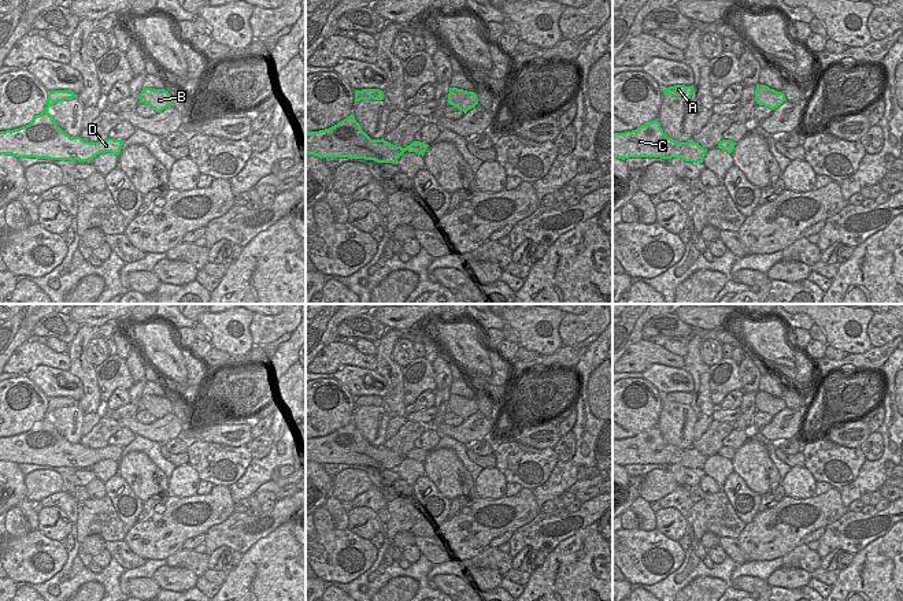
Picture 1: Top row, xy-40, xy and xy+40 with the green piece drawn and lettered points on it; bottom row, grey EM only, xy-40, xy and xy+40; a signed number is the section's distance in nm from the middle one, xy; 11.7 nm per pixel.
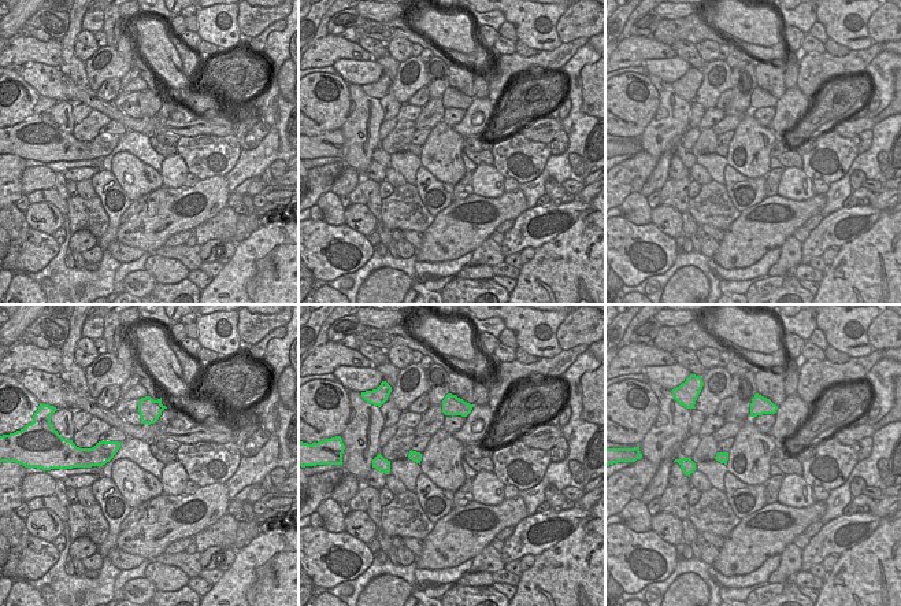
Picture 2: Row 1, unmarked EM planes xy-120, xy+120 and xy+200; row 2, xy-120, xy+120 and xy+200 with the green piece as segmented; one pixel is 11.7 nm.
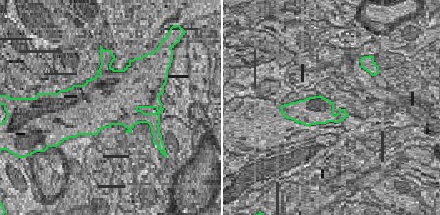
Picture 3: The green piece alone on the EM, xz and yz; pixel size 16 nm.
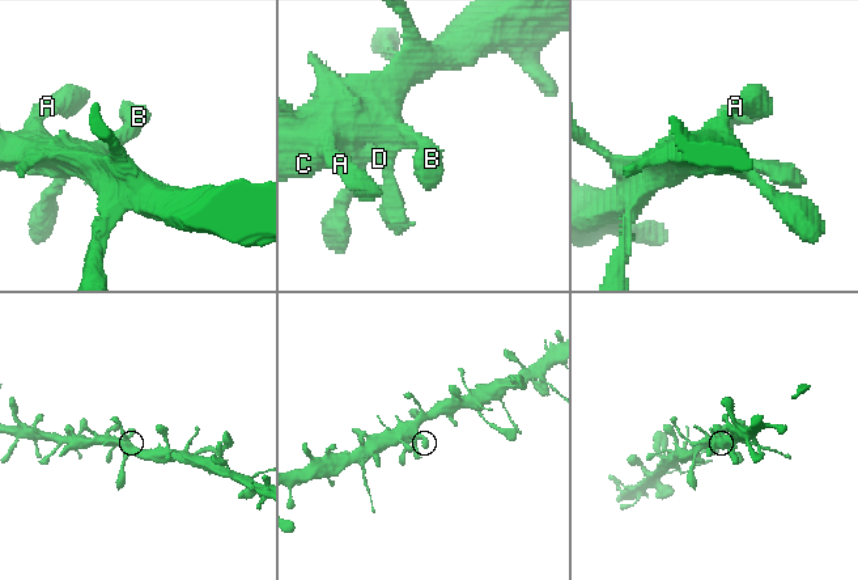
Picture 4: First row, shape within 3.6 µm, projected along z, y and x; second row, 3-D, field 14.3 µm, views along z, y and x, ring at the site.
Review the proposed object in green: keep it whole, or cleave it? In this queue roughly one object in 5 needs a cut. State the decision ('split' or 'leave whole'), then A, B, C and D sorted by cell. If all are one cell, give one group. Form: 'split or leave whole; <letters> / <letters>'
leave whole; A B C D

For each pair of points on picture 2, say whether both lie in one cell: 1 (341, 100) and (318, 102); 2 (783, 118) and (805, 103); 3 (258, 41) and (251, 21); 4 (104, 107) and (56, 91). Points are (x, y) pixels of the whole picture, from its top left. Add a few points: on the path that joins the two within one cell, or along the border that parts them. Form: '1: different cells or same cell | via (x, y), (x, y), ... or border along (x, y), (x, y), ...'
1: same cell | via (336, 102), (323, 102)
2: same cell | via (789, 113), (800, 104)
3: different cells | border along (284, 18), (275, 19), (258, 34), (244, 40)
4: same cell | via (92, 100), (69, 91)

